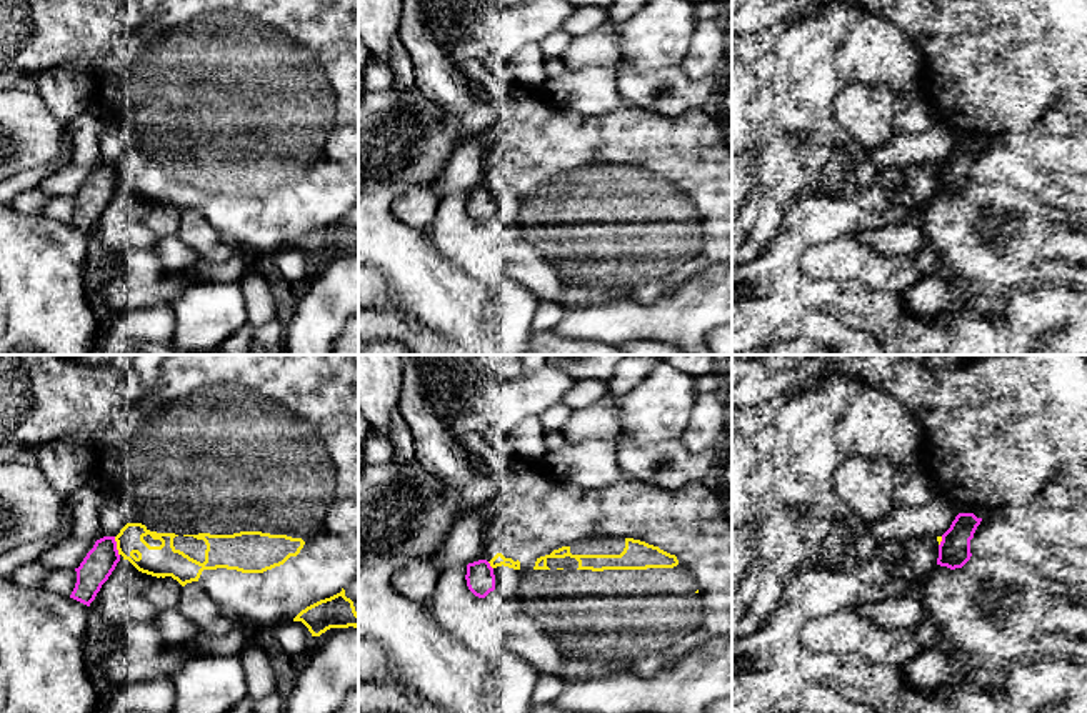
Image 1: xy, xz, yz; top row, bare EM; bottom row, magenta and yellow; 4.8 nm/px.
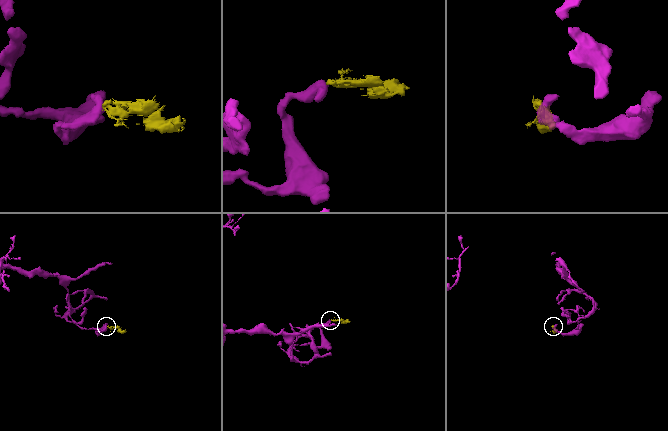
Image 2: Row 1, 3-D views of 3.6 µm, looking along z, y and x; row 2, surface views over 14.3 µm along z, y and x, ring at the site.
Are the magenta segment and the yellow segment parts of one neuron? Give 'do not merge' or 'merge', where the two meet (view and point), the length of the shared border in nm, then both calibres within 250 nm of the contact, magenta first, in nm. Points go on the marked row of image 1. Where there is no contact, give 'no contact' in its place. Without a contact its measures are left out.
do not merge; contact xy (115, 547); length 100 nm; calibres 150 and 150 nm

